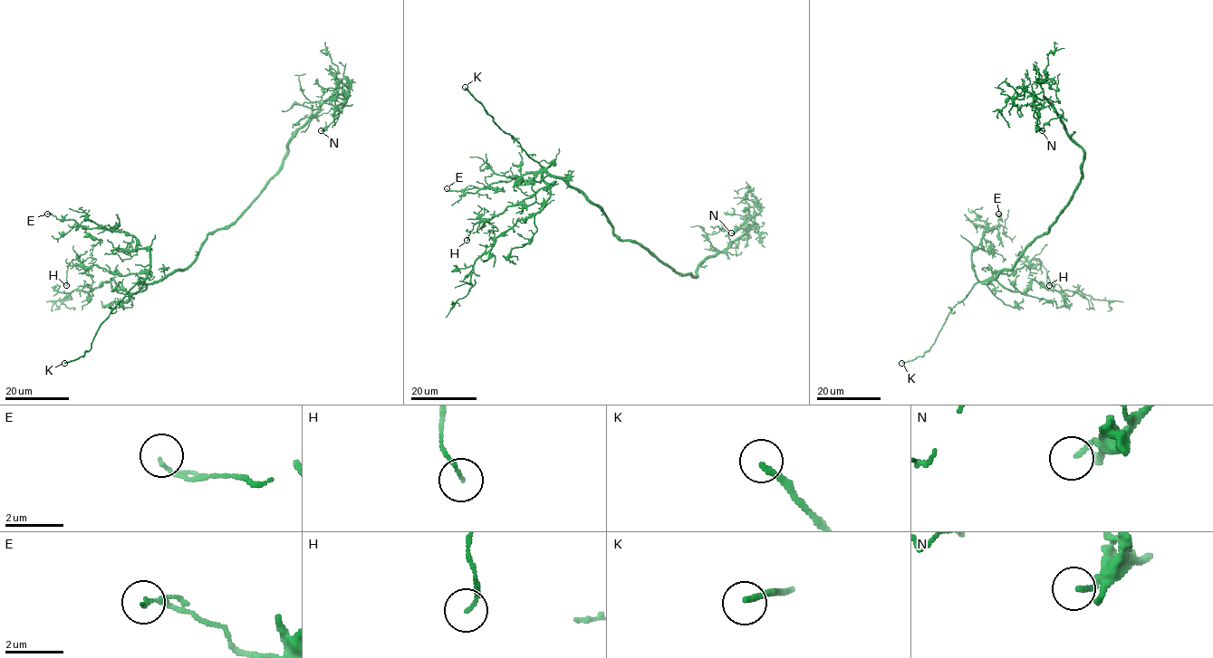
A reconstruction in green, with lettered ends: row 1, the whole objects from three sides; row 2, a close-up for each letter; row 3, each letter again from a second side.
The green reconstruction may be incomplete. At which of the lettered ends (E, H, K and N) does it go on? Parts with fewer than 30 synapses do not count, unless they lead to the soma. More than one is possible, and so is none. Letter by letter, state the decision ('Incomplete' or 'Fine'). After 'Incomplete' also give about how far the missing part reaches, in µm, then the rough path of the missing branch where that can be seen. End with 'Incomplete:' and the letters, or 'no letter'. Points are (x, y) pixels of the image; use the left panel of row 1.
E: Fine
H: Fine
K: Incomplete. Missing length about 3 µm
N: Fine
Incomplete: K

